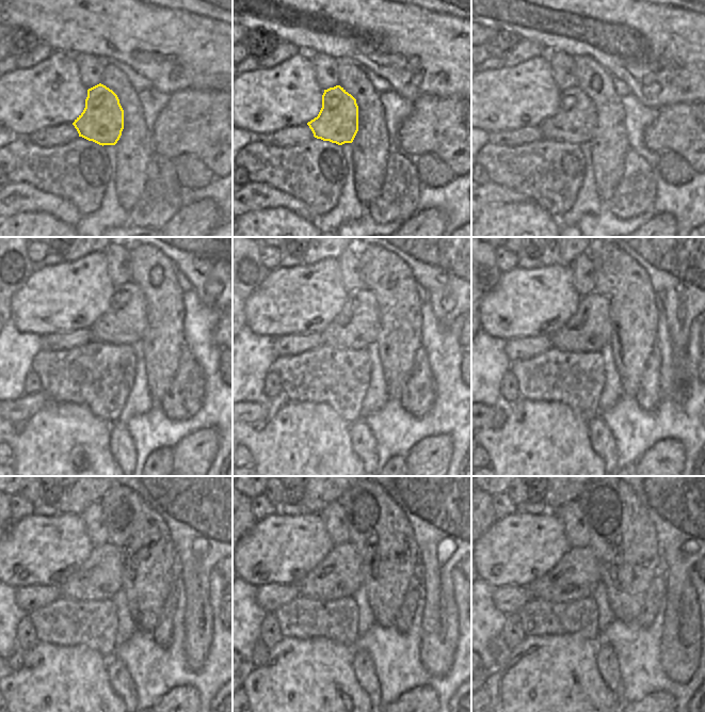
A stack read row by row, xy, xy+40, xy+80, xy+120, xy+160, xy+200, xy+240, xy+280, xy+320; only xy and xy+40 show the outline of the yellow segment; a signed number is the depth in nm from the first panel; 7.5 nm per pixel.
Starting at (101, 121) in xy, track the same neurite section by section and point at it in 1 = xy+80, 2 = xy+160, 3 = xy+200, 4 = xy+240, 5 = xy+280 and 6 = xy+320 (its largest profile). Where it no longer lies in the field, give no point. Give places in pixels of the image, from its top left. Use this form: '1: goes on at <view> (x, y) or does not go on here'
1: goes on at xy+80 (575, 121)
2: goes on at xy+160 (356, 327)
3: goes on at xy+200 (589, 330)
4: goes on at xy+240 (99, 576)
5: goes on at xy+280 (338, 575)
6: goes on at xy+320 (576, 575)

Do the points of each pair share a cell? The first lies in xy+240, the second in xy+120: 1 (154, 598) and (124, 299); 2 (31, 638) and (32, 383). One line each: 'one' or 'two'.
1: two
2: one

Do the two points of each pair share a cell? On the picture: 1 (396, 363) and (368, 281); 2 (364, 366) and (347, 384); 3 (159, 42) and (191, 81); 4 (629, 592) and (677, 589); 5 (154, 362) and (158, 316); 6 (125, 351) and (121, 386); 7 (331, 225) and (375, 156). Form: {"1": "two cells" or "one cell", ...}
{"1": "one cell", "2": "two cells", "3": "one cell", "4": "two cells", "5": "one cell", "6": "one cell", "7": "two cells"}

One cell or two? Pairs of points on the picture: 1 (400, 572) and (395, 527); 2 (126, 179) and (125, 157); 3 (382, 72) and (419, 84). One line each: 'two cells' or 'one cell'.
1: one cell
2: one cell
3: one cell

